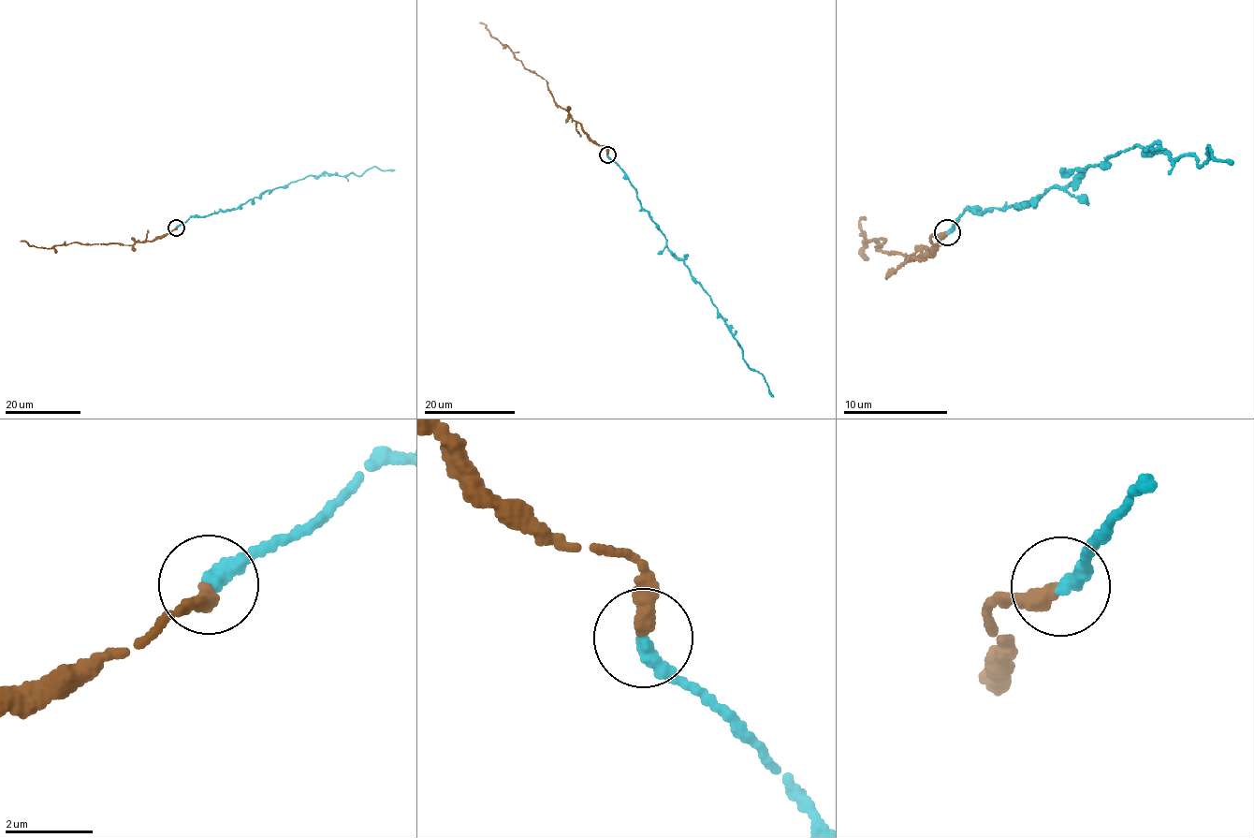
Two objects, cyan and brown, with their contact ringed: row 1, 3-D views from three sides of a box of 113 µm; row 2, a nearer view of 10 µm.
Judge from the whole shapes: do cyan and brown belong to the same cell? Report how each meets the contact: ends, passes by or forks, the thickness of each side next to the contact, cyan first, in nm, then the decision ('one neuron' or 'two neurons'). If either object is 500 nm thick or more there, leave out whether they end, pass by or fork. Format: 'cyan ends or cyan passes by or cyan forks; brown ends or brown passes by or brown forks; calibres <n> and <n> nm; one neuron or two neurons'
cyan ends; brown ends; calibres 360 and 360 nm; one neuron

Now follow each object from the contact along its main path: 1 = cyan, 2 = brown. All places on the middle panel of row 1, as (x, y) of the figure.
1: (607, 154), (635, 190), (670, 252), (710, 296), (747, 365), (763, 374), (773, 396)
2: (607, 154), (607, 147), (598, 145), (557, 106), (546, 80), (529, 71), (480, 22)

